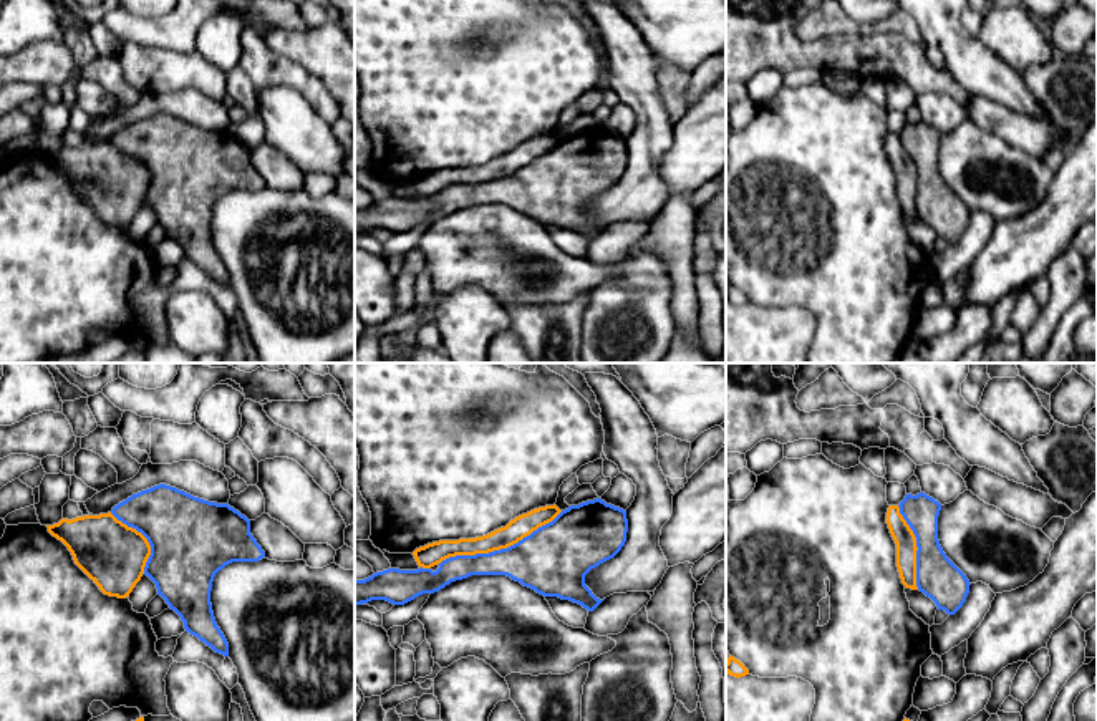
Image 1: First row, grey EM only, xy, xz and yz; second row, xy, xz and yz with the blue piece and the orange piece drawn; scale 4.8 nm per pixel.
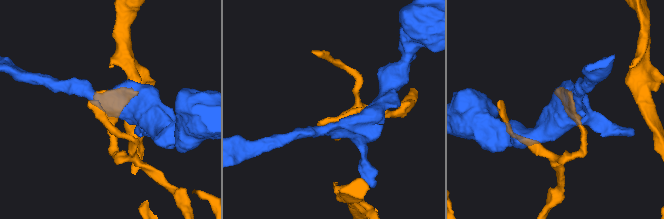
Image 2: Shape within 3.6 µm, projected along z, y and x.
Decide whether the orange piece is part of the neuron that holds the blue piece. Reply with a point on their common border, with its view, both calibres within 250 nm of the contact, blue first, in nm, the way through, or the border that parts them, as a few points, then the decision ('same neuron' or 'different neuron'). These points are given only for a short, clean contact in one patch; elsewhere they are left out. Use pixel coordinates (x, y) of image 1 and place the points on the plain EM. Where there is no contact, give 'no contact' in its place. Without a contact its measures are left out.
xz (501, 178) | 320/110 nm | different neuron

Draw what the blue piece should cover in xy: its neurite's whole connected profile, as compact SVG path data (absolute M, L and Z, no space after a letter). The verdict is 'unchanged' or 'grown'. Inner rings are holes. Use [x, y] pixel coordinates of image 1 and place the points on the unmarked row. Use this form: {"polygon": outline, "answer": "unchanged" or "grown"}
{"polygon": "M159 113L133 123L113 136L111 143L141 161L151 184L144 202L171 239L184 250L186 260L197 265L215 282L229 285L229 272L215 252L210 219L219 199L232 191L259 191L265 181L250 162L250 149L227 133L209 131L176 116Z", "answer": "unchanged"}

